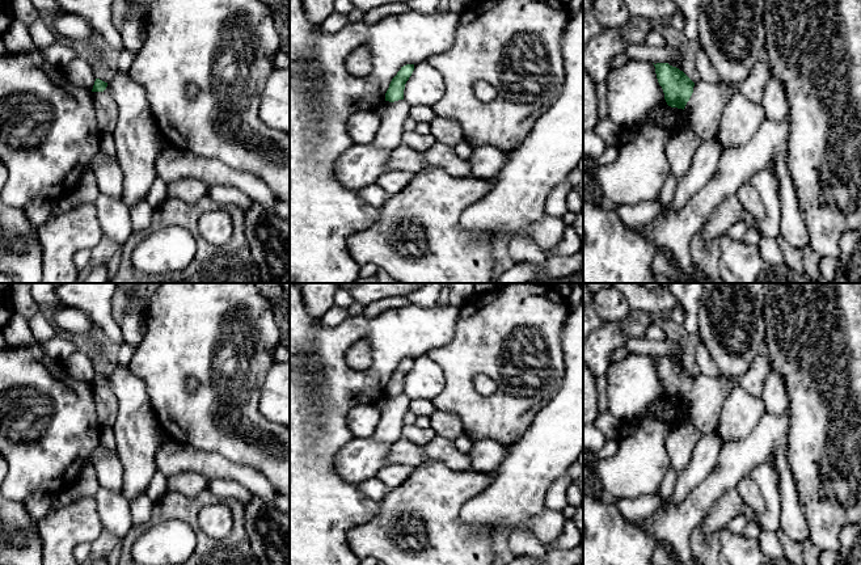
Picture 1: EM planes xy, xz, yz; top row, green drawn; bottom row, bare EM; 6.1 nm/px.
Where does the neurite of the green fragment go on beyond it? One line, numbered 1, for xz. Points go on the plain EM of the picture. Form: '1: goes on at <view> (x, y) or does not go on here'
1: does not go on here

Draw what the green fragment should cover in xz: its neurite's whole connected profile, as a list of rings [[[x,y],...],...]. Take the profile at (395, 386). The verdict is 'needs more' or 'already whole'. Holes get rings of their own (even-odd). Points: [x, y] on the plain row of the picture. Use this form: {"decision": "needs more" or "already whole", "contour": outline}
{"decision": "already whole", "contour": [[[414,358],[401,360],[397,368],[392,372],[389,381],[385,387],[385,395],[394,396],[404,393],[405,378],[414,364]]]}

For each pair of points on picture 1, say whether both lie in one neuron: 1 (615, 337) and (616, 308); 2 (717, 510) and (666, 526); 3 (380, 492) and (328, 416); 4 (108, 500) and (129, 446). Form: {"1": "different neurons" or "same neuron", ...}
{"1": "different neurons", "2": "different neurons", "3": "different neurons", "4": "different neurons"}

